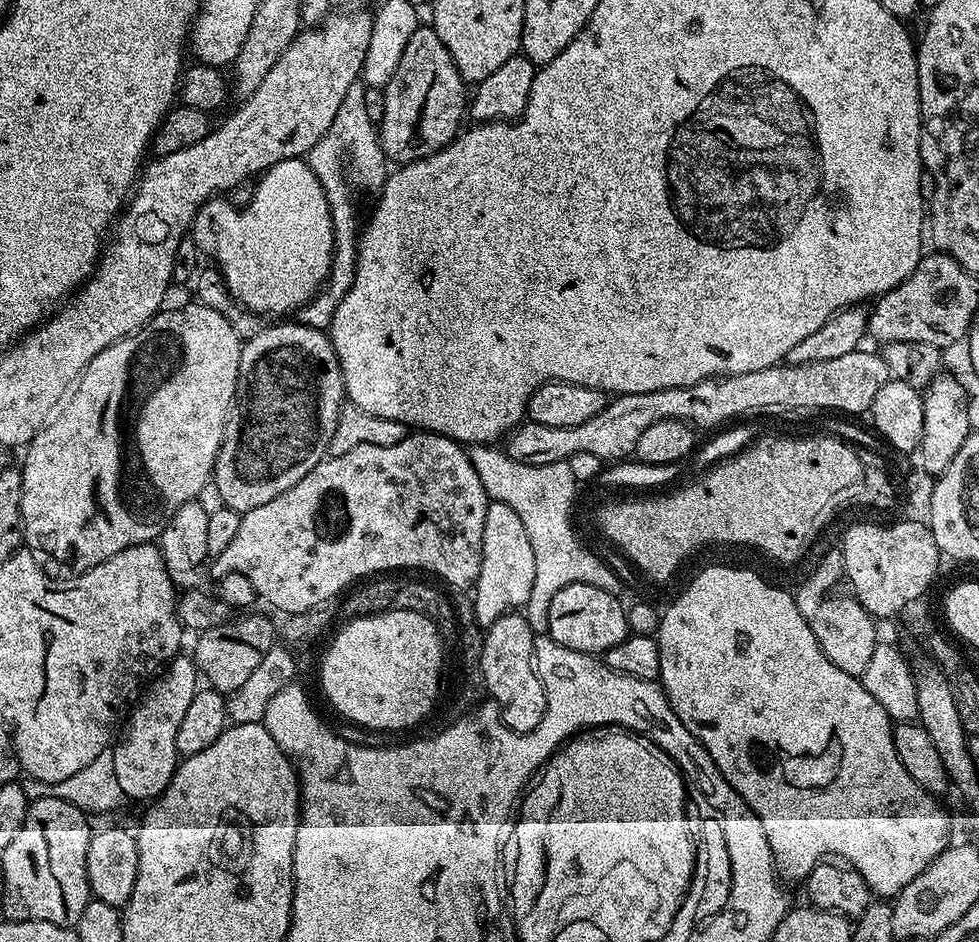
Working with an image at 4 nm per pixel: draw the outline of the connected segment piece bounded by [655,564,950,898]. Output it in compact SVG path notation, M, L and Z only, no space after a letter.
M716 564L713 568L704 568L688 584L688 589L667 609L663 609L660 618L660 629L655 634L656 645L660 651L660 679L668 705L678 714L682 726L698 738L698 742L708 751L714 766L734 786L734 790L748 803L748 808L762 822L762 830L766 830L766 842L770 842L772 857L781 881L807 880L810 870L829 858L835 858L845 865L860 872L868 888L880 898L895 898L942 850L950 843L948 837L948 816L940 809L935 795L929 794L906 774L906 766L898 762L898 754L894 750L892 730L894 722L878 706L878 702L862 686L855 676L846 674L846 670L838 670L830 658L822 650L818 638L814 638L814 630L802 618L796 605L795 595L791 591L783 592L772 584L767 584L756 572L748 568L727 568L724 564Z

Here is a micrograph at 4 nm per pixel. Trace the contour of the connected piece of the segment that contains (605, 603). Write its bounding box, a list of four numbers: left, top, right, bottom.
[547,584,630,654]

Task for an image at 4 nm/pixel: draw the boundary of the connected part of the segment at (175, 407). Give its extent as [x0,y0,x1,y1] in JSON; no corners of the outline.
[20,302,242,570]

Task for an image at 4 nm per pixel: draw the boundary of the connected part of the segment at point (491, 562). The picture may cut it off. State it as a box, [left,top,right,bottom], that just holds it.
[472,503,534,626]

